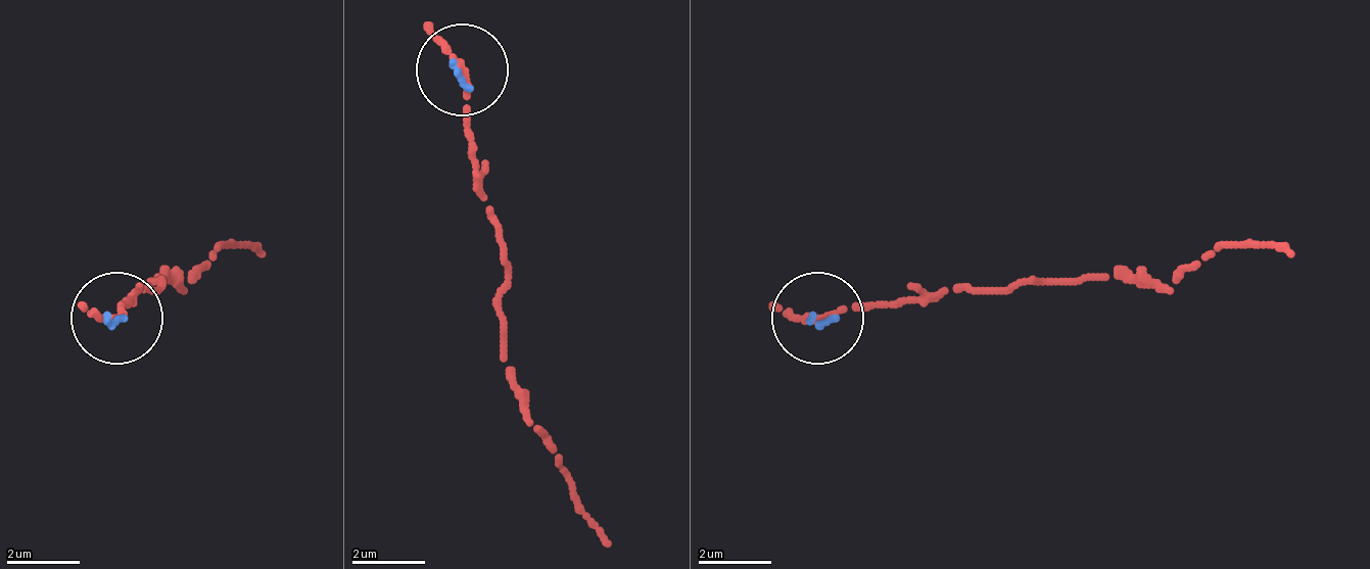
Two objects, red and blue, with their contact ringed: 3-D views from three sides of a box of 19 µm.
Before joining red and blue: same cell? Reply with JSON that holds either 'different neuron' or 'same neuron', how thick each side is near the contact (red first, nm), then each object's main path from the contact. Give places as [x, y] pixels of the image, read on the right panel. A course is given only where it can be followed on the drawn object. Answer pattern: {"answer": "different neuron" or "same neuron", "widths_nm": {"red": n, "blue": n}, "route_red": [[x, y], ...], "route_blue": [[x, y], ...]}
{"answer": "same neuron", "widths_nm": {"red": 200, "blue": 170}, "route_red": [[815, 316], [999, 288], [1128, 279], [1165, 288], [1229, 242], [1293, 251]], "route_blue": [[815, 325], [834, 316]]}

